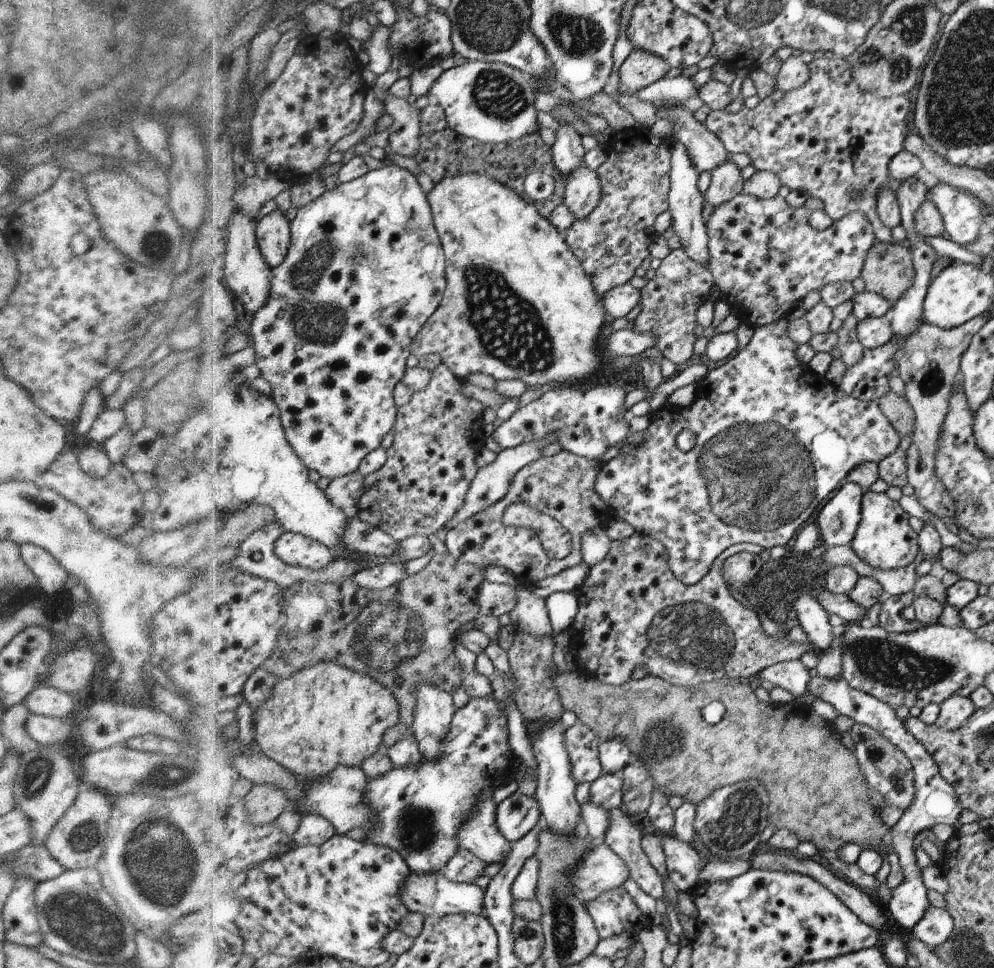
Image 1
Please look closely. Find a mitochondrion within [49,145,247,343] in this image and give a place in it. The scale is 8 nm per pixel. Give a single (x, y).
(157, 249)

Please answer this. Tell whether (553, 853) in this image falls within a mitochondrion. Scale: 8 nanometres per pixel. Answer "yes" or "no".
yes

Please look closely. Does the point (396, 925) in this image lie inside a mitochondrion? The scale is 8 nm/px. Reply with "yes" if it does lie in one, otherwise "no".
no

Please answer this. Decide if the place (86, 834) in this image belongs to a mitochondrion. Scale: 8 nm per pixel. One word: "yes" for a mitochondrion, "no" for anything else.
yes

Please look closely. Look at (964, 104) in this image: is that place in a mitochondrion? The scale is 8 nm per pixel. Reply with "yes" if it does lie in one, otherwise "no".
yes

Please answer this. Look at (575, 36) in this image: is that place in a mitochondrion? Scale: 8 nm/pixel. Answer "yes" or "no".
yes

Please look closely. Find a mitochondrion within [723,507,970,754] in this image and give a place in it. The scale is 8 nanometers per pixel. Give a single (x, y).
(878, 660)

